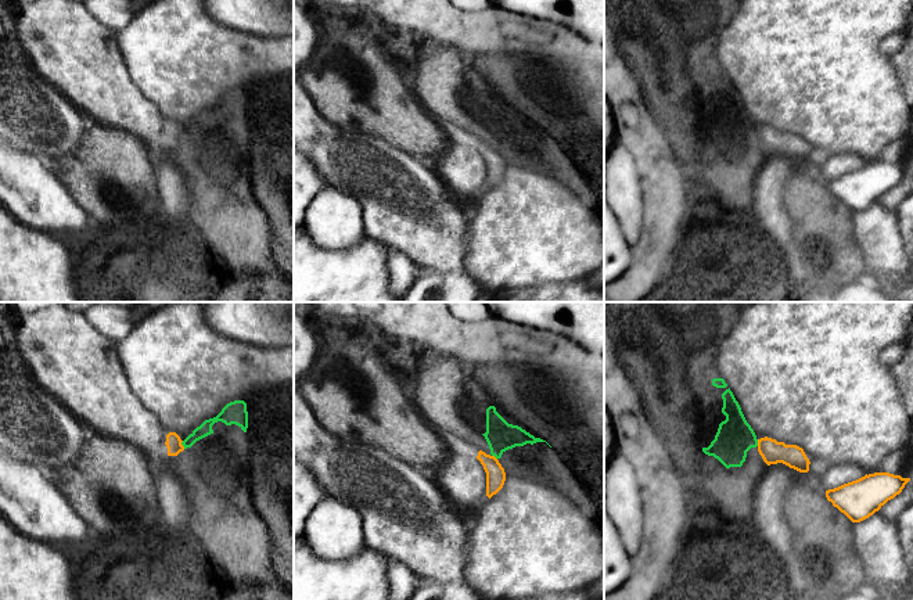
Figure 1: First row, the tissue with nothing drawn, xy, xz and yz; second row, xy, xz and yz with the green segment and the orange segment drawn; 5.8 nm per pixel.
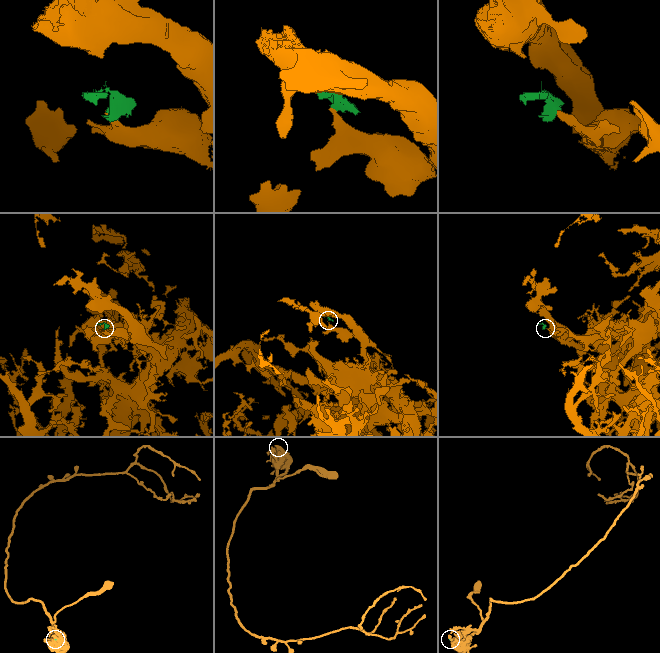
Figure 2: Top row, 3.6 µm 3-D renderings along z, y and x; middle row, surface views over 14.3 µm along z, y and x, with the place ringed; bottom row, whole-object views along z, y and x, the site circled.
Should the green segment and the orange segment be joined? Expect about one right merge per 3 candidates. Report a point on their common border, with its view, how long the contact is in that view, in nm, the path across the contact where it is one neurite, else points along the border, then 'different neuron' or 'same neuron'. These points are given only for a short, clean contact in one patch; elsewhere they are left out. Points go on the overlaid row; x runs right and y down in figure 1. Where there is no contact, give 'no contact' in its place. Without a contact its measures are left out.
xy (182, 444) | 50 nm | along xy (182, 441), (184, 448) | different neuron

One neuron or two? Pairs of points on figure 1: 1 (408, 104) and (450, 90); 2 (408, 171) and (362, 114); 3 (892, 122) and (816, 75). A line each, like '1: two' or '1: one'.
1: two
2: two
3: one

